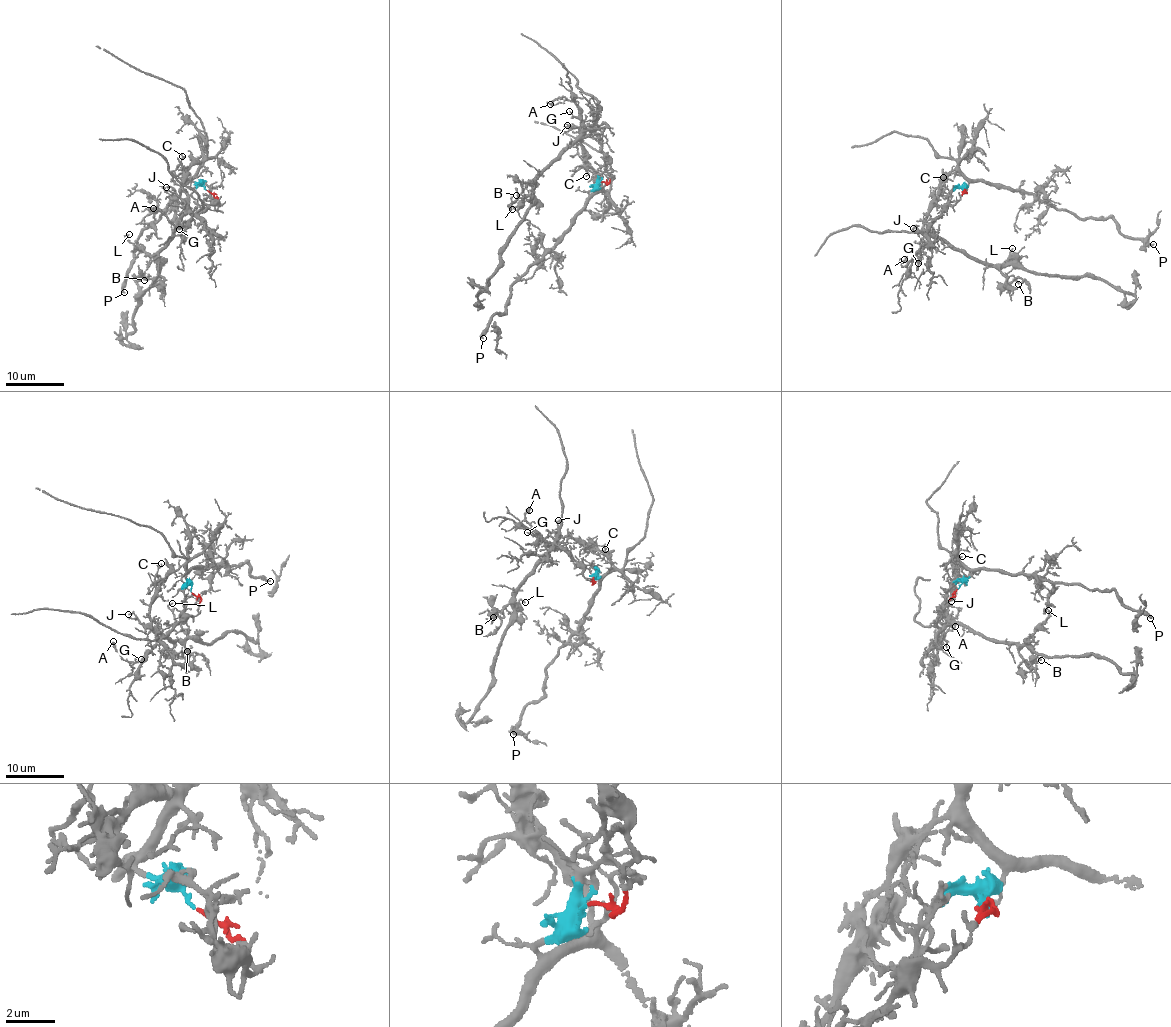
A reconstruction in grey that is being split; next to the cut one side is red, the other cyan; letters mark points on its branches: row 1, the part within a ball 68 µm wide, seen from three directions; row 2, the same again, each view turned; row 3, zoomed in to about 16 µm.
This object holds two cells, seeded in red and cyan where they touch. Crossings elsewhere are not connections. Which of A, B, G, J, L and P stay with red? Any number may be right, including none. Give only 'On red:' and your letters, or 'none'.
On red: A, B, G, J, L

